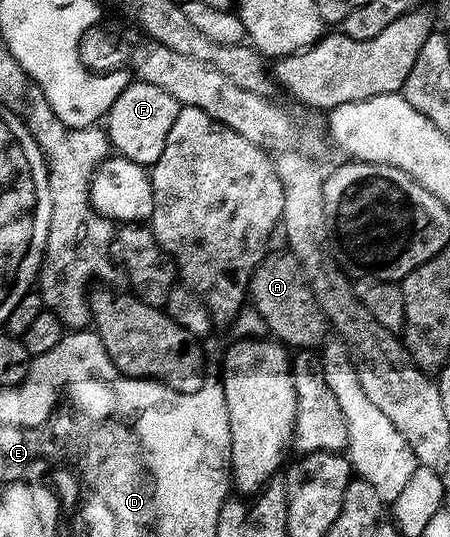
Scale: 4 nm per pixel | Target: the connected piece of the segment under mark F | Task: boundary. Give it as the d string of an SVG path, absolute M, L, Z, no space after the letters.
M129 81L122 96L110 104L106 115L106 133L111 149L121 158L151 168L158 156L162 156L162 148L166 148L166 136L170 136L170 128L174 128L174 120L178 120L180 107L180 102L174 100L170 92L162 92L162 88L155 84Z

